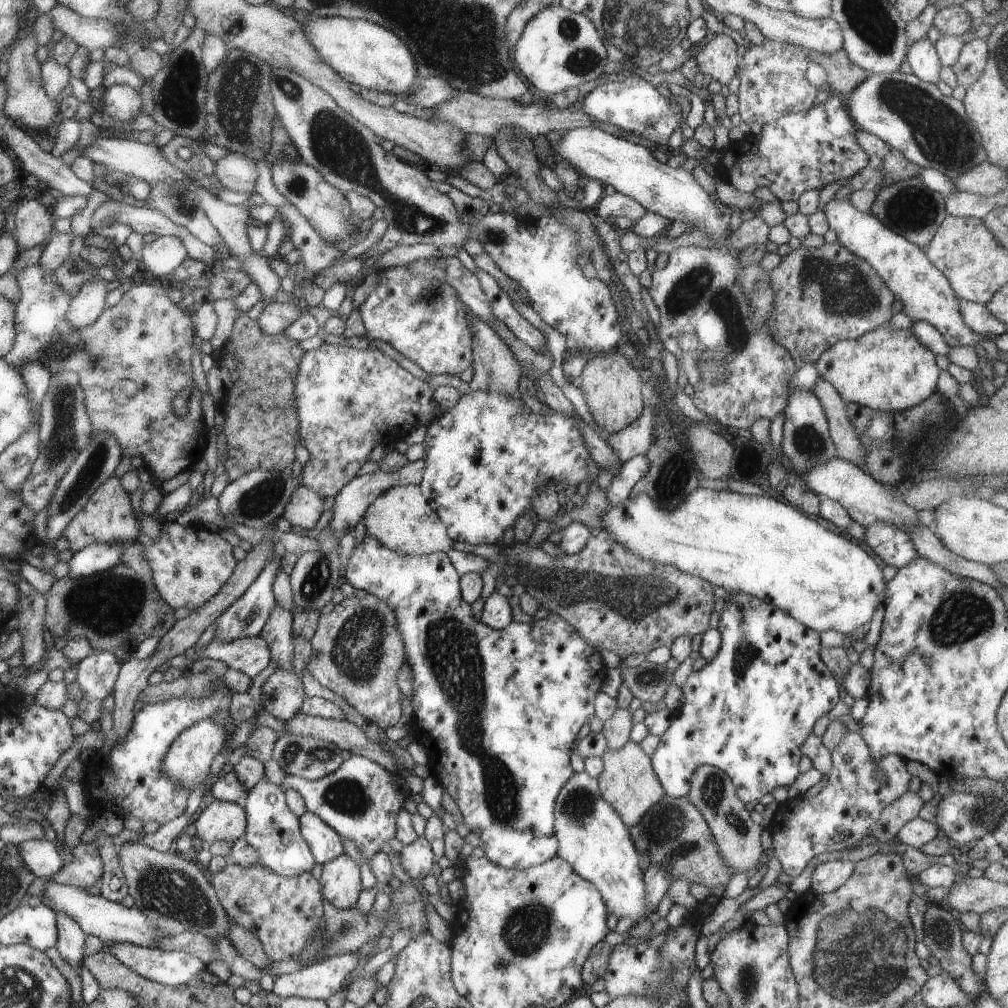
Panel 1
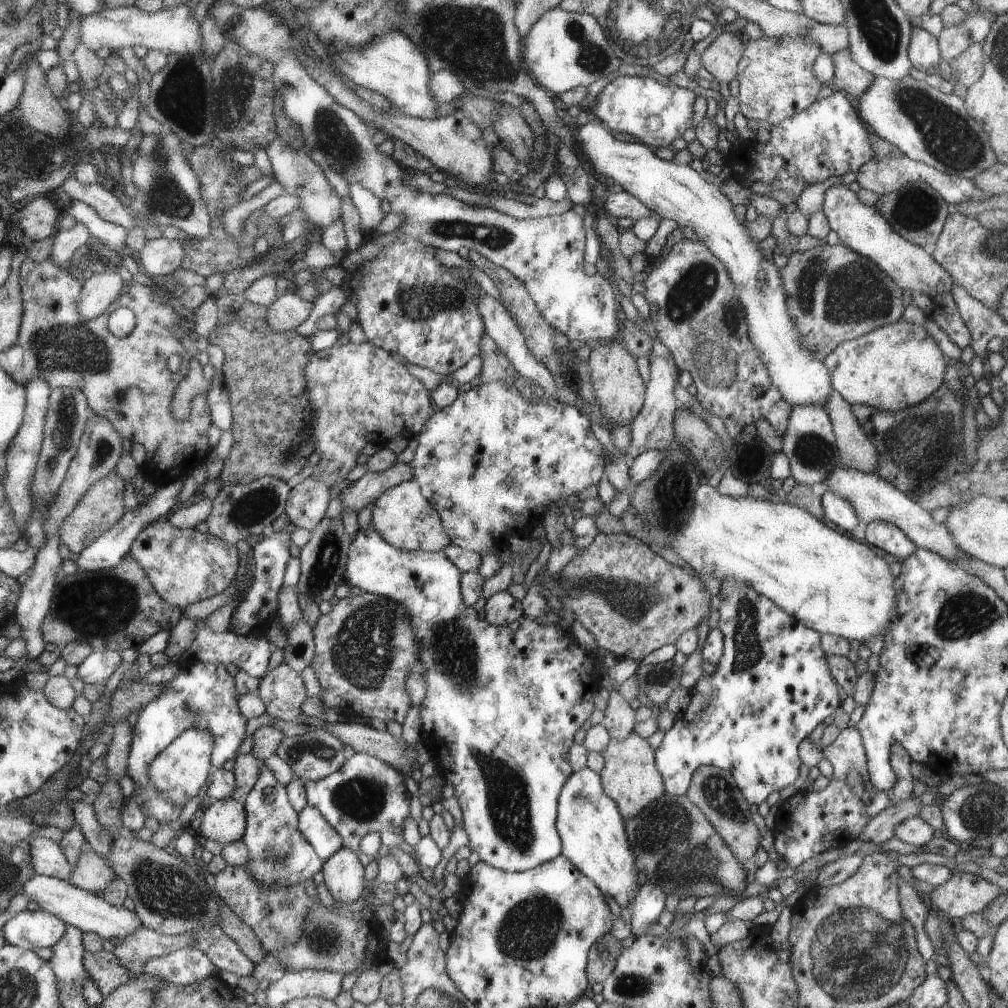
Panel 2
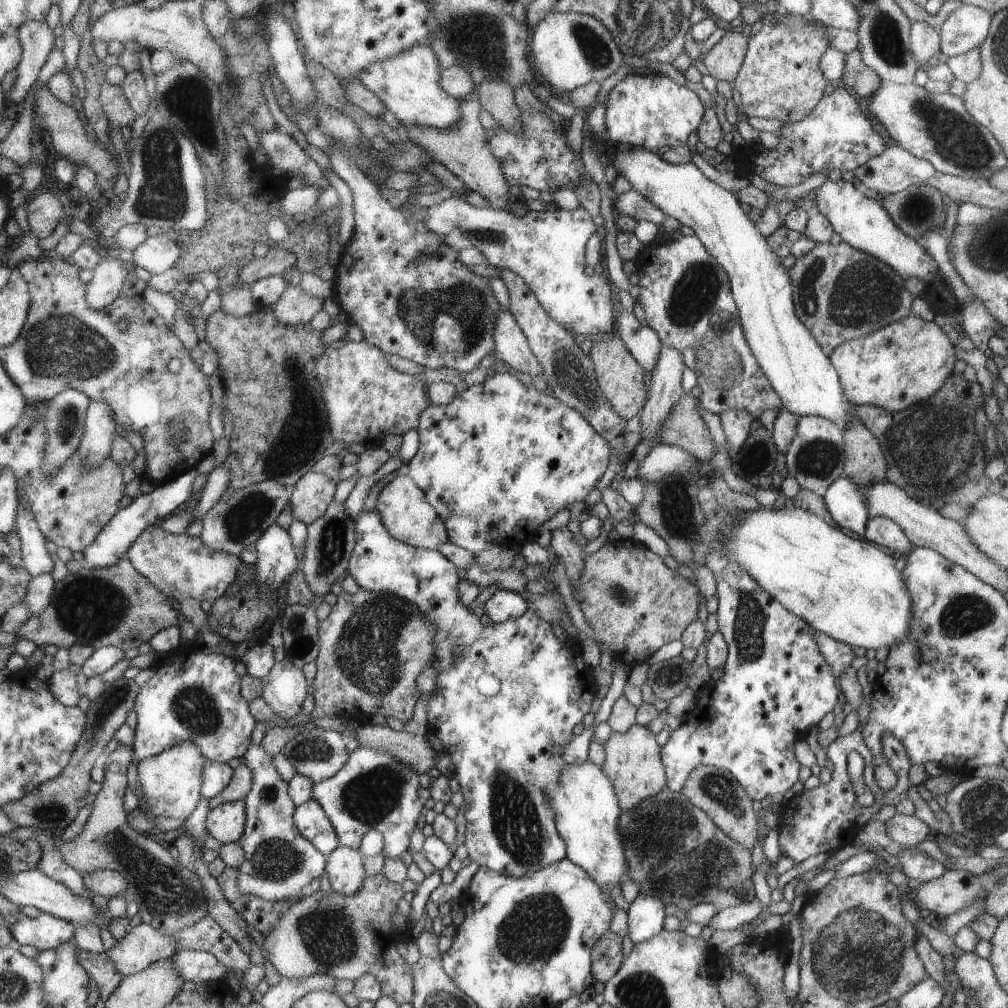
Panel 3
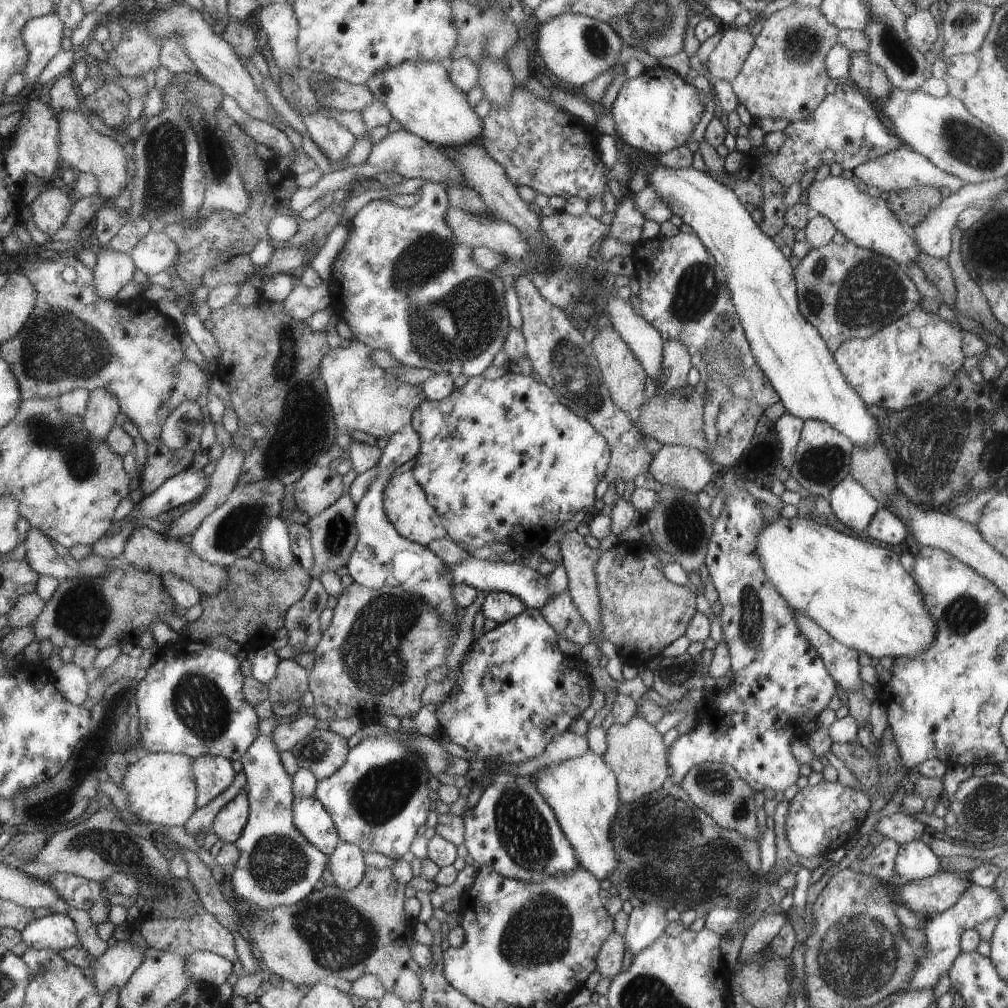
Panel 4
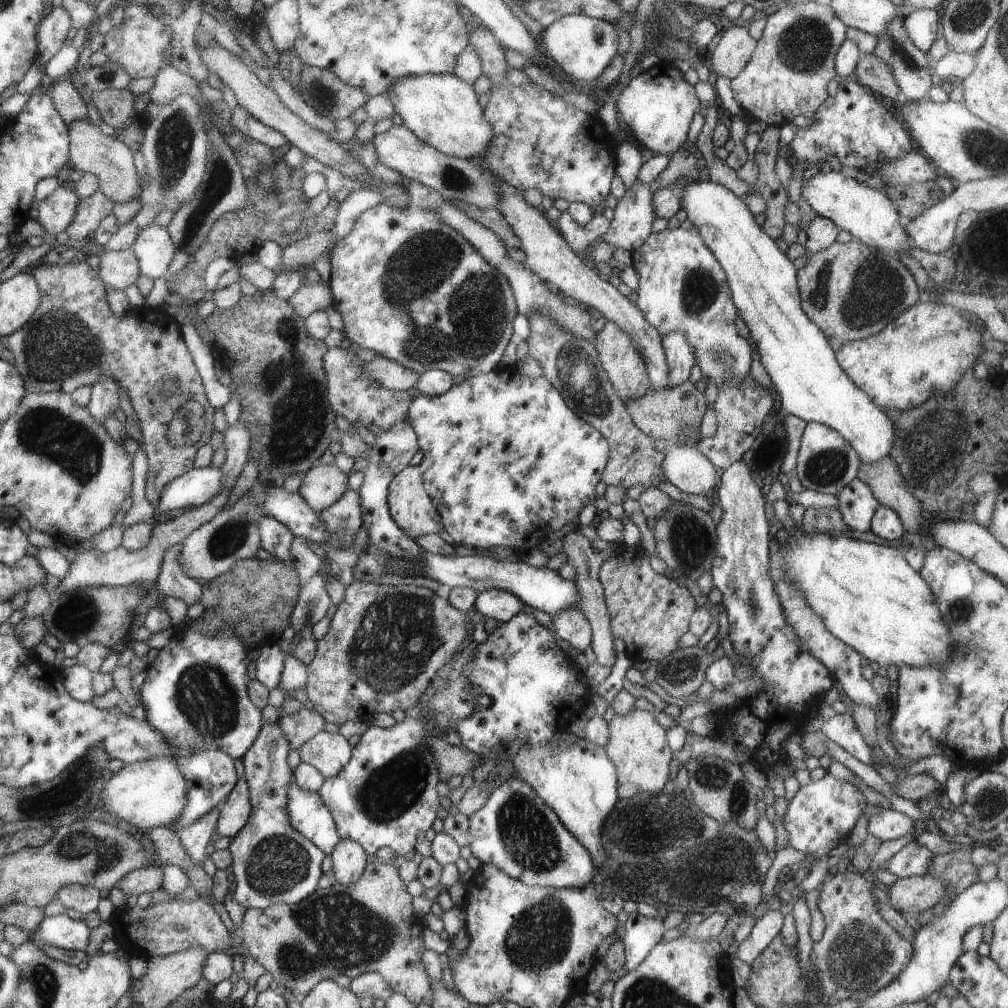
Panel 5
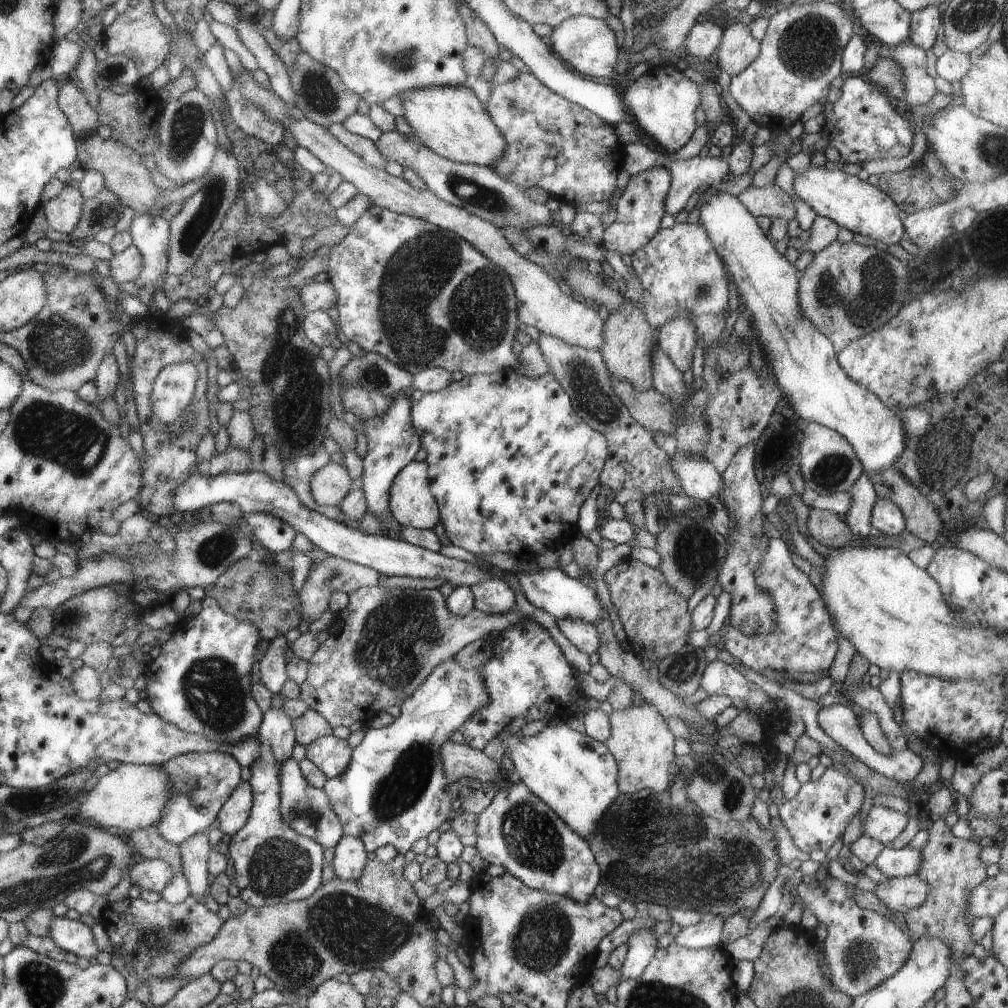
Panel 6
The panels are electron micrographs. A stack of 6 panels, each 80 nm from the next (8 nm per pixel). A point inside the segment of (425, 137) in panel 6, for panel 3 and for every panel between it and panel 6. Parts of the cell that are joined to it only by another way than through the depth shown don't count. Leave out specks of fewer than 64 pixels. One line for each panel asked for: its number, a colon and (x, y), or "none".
3: (408, 84)
4: (419, 95)
5: (440, 109)

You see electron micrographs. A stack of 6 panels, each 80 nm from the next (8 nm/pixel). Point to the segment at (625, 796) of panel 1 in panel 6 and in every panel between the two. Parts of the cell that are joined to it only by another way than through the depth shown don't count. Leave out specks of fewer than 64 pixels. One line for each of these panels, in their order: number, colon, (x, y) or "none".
2: (630, 777)
3: (633, 763)
4: (636, 753)
5: (638, 747)
6: (643, 747)

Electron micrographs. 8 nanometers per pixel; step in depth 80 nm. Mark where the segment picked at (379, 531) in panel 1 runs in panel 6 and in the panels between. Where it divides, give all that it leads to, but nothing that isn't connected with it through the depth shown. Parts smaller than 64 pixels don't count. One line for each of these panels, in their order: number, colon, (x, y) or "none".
2: (403, 516)
3: (402, 505)
4: (411, 513)
5: (412, 508)
6: (412, 504)

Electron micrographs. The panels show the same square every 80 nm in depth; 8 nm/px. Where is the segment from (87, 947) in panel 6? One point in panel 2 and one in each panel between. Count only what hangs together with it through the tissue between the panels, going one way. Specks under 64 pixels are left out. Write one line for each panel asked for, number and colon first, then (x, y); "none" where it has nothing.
2: (36, 929)
3: (45, 932)
4: (57, 932)
5: (62, 931)

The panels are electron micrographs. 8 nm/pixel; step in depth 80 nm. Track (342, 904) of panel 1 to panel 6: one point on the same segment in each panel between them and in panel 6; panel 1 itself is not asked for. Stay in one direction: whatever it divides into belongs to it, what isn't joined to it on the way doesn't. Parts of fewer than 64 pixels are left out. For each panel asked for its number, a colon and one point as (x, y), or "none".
2: (343, 875)
3: (345, 871)
4: (347, 867)
5: (349, 860)
6: (350, 857)

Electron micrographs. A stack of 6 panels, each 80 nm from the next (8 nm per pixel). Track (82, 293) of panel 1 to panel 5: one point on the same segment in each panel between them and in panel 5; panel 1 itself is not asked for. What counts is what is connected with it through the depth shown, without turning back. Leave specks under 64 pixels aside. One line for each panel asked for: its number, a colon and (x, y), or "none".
2: (99, 289)
3: (104, 288)
4: (113, 270)
5: (118, 270)

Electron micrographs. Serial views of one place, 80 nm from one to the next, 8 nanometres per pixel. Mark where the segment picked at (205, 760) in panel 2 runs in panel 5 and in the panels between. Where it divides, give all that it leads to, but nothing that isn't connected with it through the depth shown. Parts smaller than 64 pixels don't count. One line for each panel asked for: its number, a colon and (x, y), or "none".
3: (172, 781)
4: (162, 789)
5: (152, 793)

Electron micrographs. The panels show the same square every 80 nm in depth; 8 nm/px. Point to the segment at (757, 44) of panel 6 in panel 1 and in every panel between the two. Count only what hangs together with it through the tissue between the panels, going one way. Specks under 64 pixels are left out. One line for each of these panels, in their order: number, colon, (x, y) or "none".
1: (719, 57)
2: (720, 58)
3: (723, 61)
4: (724, 63)
5: (733, 51)

